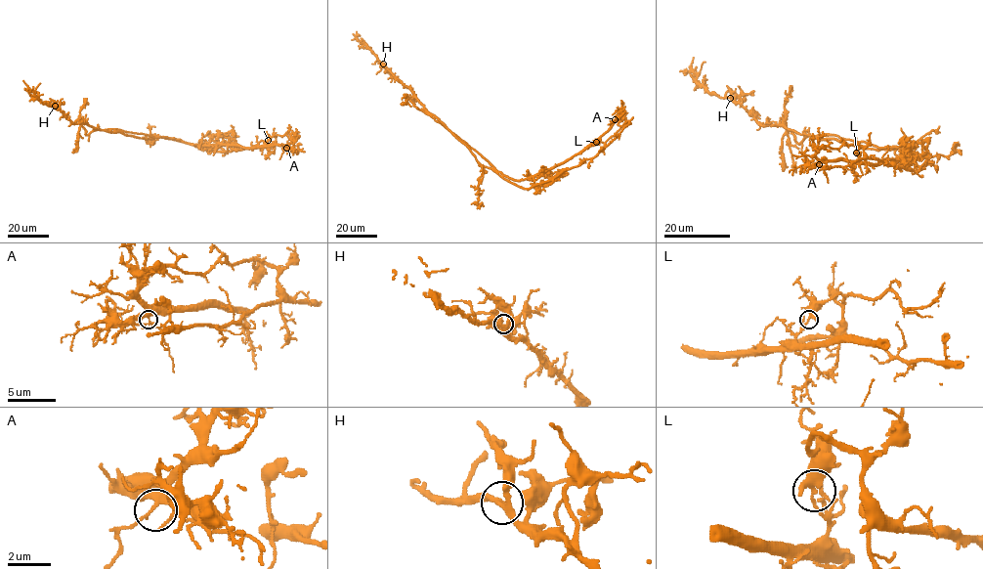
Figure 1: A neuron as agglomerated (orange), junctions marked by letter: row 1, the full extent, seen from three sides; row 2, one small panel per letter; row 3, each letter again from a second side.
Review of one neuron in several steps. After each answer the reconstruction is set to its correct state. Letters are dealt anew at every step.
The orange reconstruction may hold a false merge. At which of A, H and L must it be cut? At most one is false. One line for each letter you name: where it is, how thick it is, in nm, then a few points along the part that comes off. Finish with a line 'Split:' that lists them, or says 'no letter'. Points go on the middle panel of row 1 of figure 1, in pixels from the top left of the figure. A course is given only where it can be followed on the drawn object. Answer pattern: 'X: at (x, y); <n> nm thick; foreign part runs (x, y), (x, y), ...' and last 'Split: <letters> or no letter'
L: at (596, 142); 280 nm thick; foreign part runs (596, 142), (545, 171), (515, 180), (497, 171), (464, 142), (414, 107), (407, 97), (415, 101)
Split: L

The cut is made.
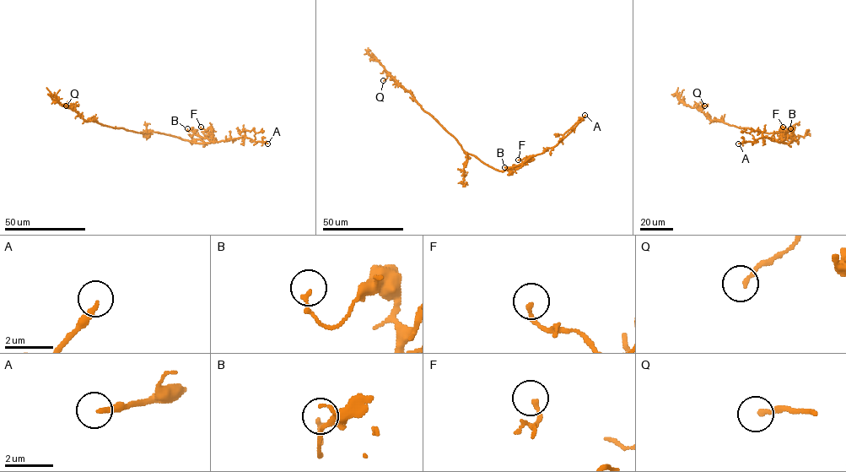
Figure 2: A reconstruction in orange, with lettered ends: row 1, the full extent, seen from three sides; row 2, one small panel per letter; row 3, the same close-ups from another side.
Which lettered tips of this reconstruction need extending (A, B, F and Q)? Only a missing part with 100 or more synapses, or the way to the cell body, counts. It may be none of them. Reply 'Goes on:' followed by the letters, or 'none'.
Goes on: A

